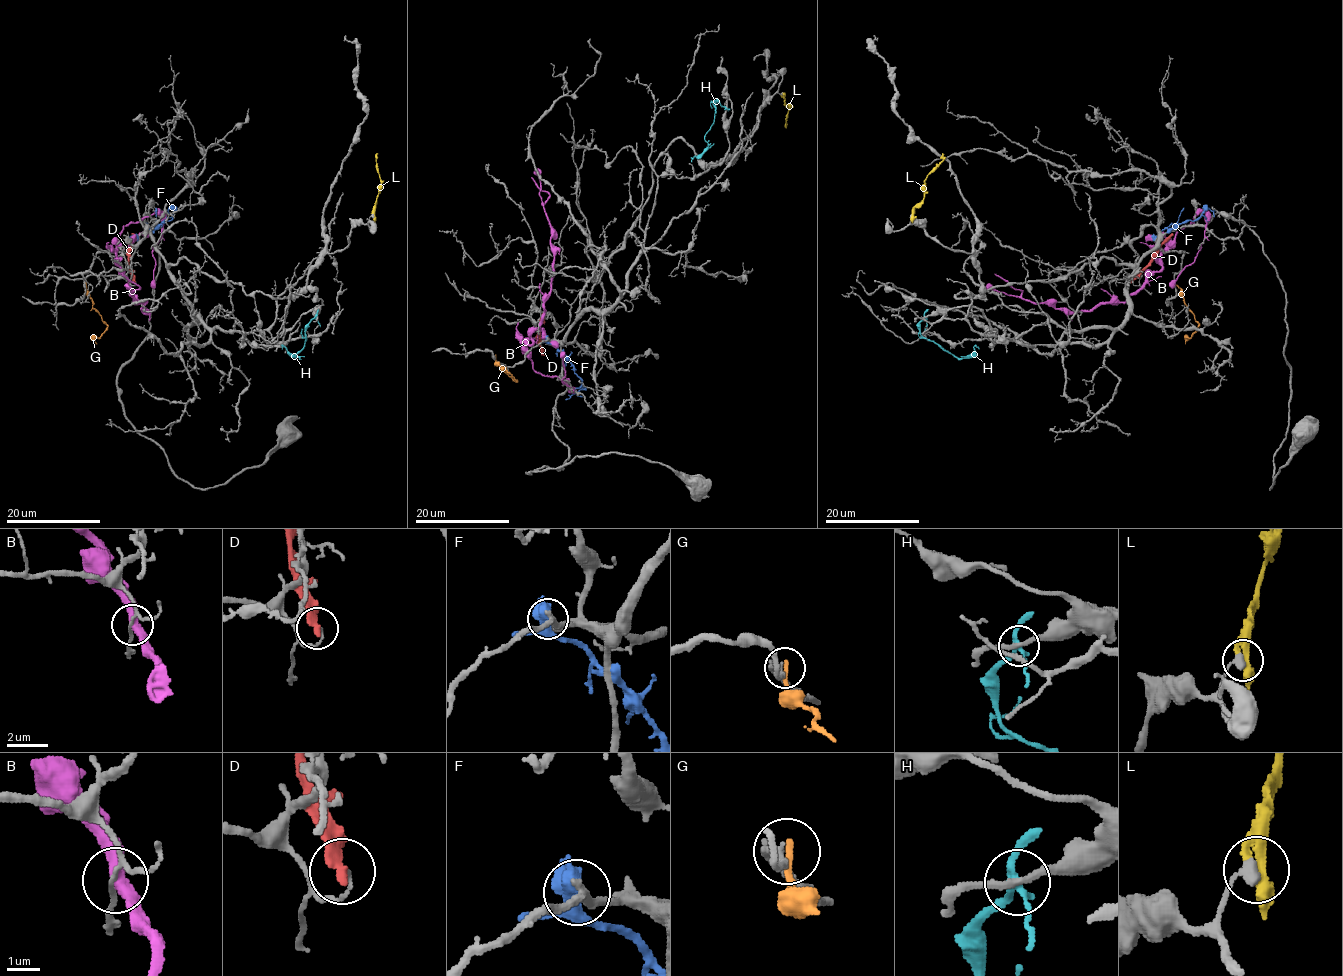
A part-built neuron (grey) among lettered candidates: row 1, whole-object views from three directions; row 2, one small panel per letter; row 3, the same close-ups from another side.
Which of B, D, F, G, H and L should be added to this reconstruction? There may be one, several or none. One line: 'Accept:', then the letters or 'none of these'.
Accept: none of these

